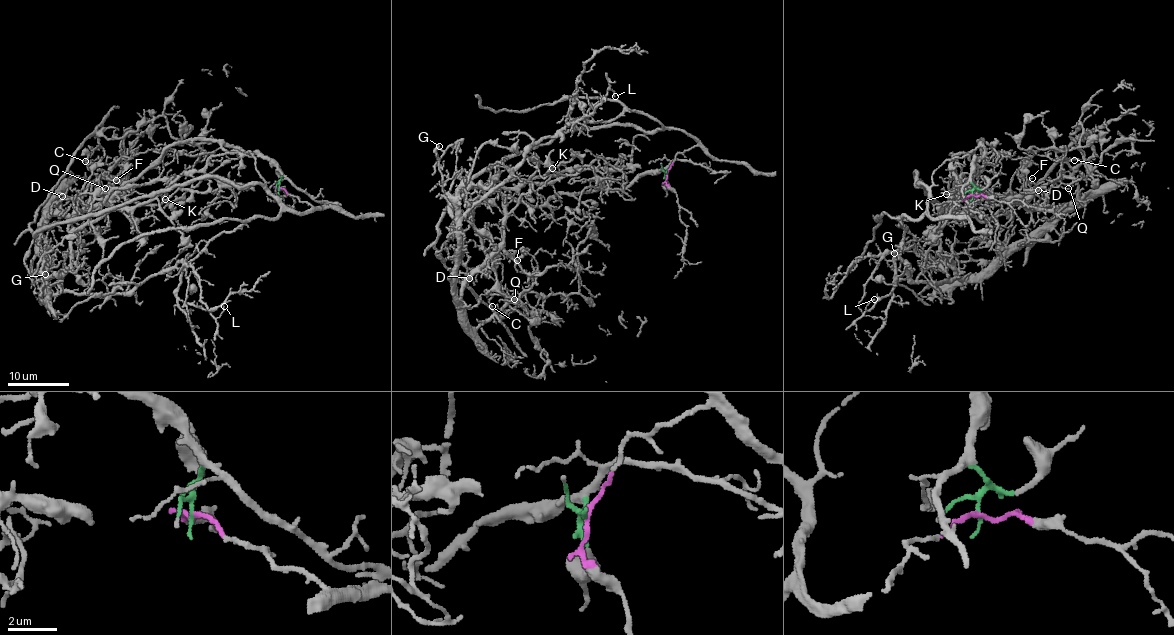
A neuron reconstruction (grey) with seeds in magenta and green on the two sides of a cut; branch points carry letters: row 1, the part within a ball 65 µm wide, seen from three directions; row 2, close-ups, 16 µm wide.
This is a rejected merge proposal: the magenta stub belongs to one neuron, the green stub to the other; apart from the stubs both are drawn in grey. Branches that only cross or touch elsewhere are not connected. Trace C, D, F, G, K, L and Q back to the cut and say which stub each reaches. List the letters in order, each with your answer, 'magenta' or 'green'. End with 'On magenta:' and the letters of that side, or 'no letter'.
C: green
D: green
F: green
G: green
K: green
L: magenta
Q: green
On magenta: L

